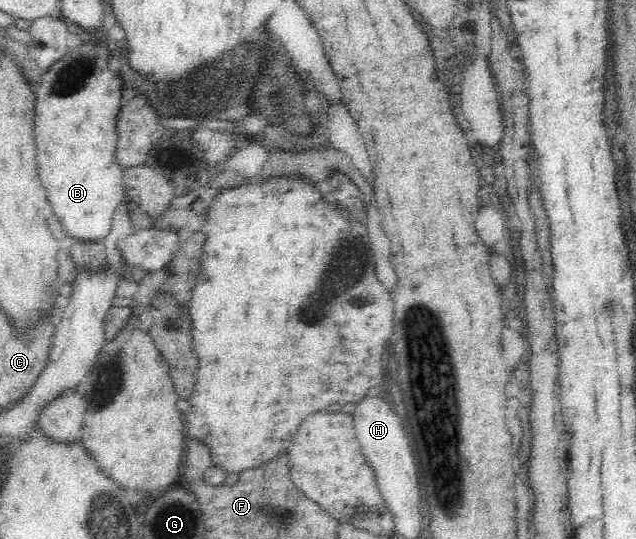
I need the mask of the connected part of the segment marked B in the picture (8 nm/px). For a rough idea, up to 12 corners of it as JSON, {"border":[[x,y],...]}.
{"border":[[112,46],[40,76],[36,161],[71,241],[105,240],[127,202],[115,162]]}

